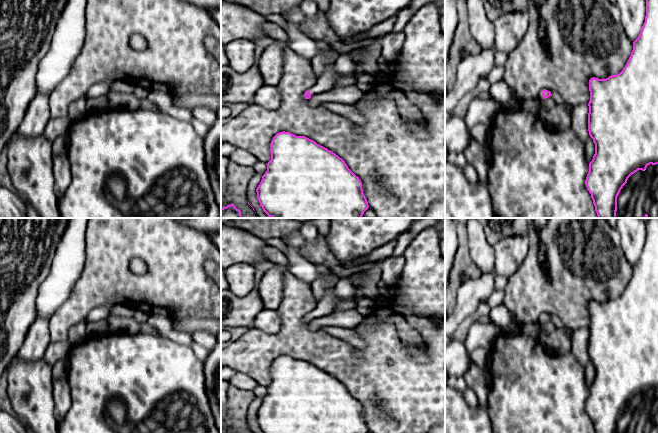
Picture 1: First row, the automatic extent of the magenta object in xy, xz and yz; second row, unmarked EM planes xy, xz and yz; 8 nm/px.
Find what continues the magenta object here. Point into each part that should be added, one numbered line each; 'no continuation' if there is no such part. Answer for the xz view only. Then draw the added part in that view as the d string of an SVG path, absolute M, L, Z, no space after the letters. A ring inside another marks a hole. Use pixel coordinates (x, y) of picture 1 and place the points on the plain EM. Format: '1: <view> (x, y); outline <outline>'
1: xz (326, 306); outline M327 288L322 300L318 302L317 307L309 313L311 320L333 313L340 301L342 299L335 295L334 289Z

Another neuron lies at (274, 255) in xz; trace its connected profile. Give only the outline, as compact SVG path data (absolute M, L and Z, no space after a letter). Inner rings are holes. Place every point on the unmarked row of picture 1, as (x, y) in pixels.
M270 245L263 252L269 261L282 265L285 270L288 269L289 262L285 253Z

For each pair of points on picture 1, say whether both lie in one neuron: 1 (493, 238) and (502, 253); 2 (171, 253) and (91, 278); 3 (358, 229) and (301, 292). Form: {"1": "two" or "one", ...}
{"1": "two", "2": "one", "3": "two"}

